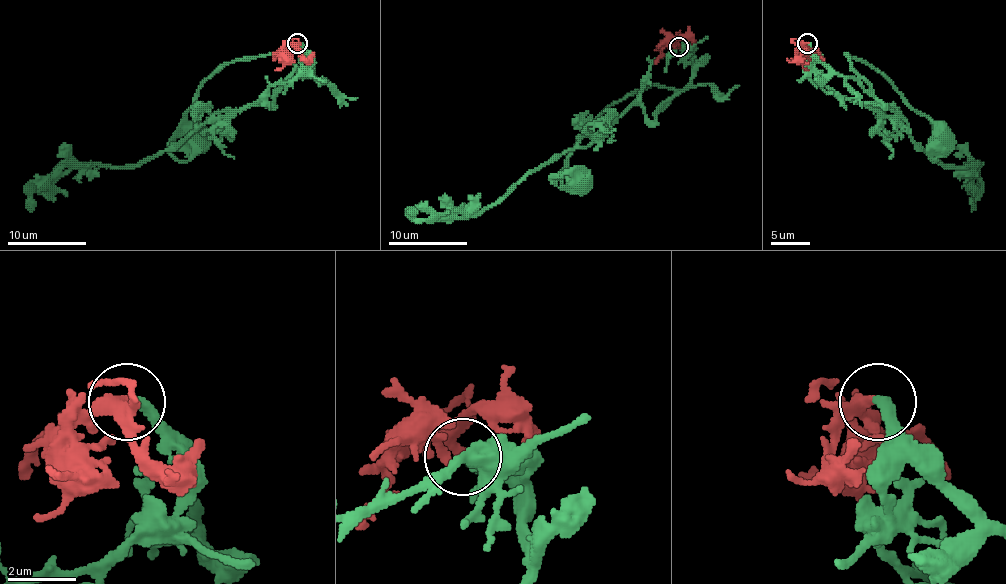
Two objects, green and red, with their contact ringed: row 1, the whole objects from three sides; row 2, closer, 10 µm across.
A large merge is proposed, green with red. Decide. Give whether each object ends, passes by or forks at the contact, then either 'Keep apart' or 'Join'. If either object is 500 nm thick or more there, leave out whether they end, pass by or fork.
At the ring green ends. At the ring red passes by. Join

